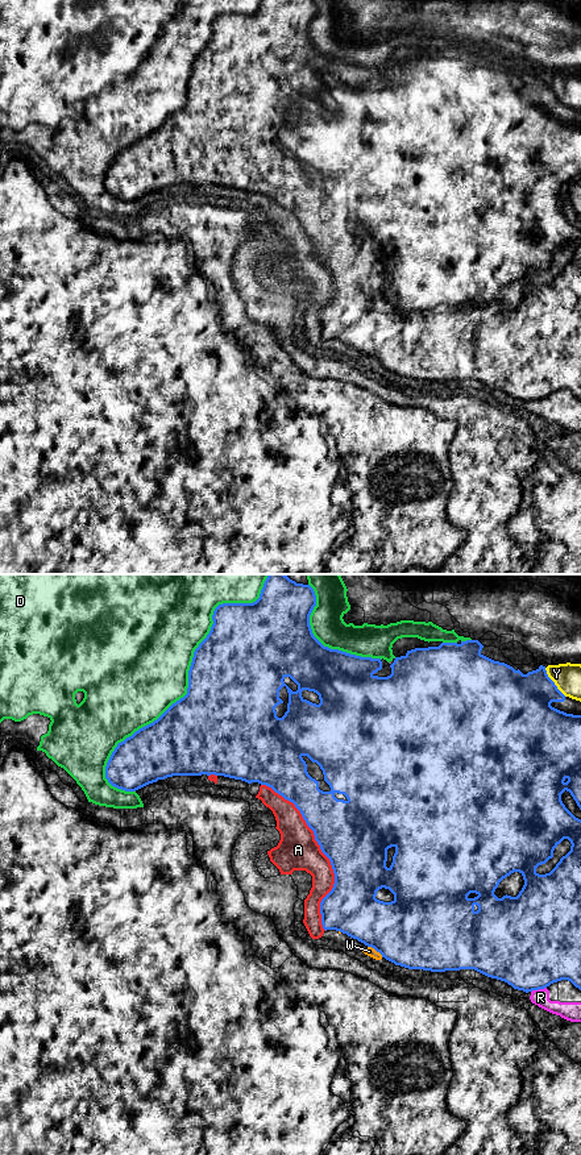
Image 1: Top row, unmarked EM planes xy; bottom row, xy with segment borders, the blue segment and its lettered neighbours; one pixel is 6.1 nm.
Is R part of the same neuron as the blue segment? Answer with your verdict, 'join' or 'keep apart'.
keep apart

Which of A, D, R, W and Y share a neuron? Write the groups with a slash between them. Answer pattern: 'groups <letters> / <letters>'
groups A D R W Y

